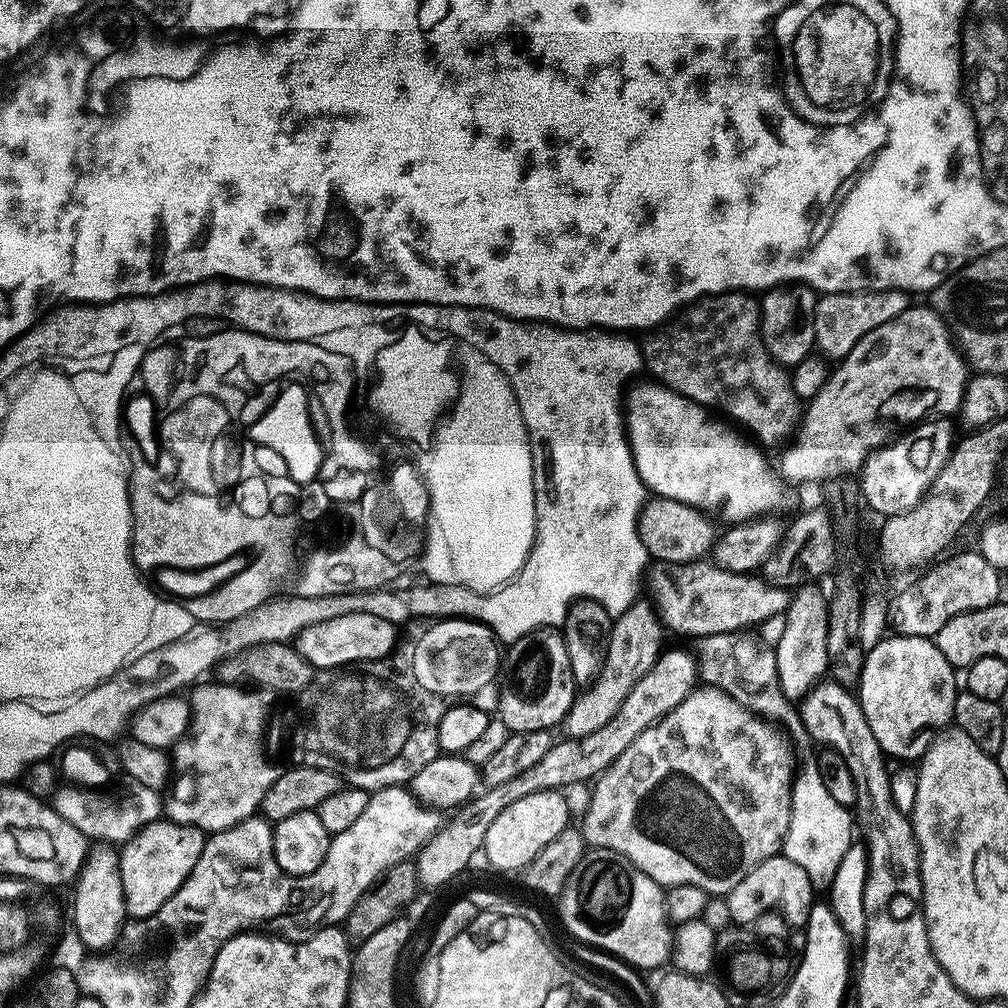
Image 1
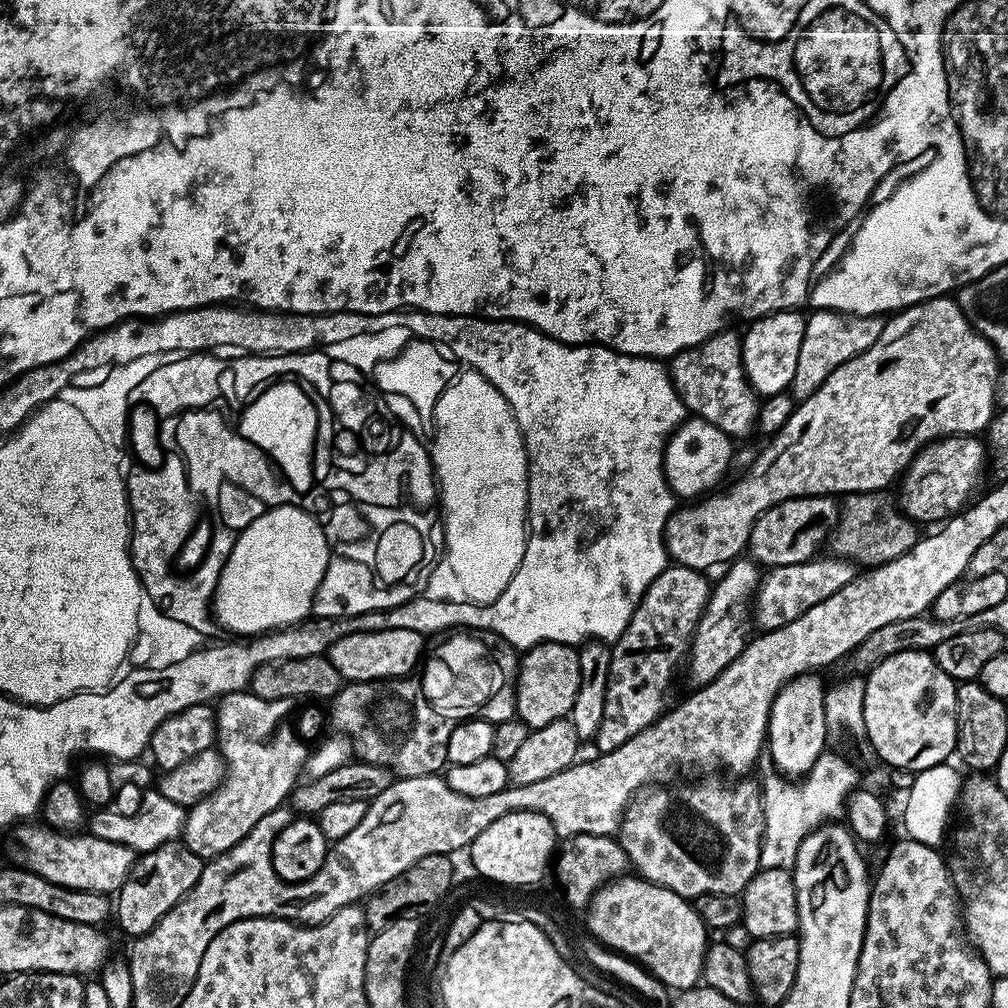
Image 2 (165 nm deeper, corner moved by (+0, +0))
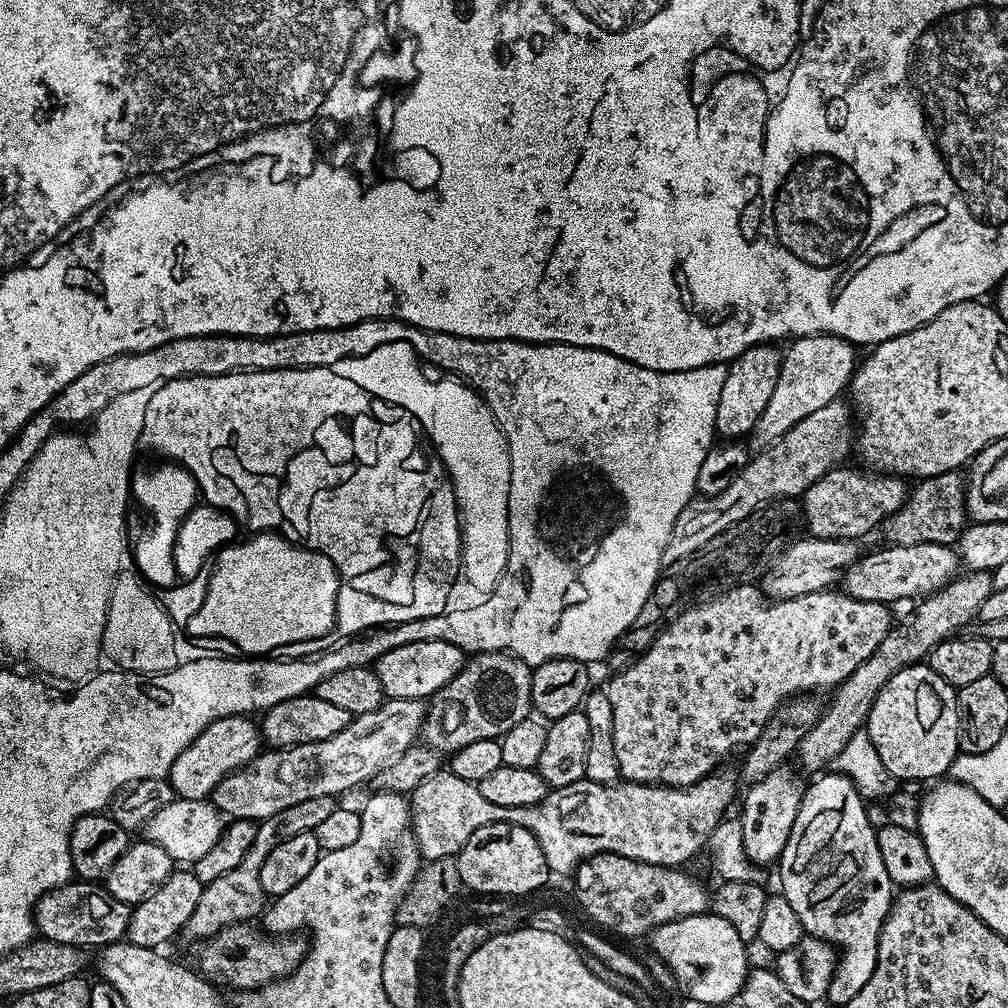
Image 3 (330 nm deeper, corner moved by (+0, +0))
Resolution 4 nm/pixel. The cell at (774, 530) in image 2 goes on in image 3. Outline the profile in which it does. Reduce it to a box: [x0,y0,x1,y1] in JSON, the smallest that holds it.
[804,468,909,540]

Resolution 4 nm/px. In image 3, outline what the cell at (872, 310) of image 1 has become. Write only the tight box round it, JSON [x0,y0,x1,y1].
[754,336,858,450]

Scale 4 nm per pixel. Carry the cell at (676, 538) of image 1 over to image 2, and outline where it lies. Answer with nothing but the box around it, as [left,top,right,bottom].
[664,295,1001,570]

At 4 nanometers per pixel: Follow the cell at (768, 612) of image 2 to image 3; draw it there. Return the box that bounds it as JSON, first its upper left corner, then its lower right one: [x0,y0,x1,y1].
[843,544,962,605]

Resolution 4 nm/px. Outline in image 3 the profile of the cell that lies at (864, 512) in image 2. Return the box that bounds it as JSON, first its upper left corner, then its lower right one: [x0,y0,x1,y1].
[882,471,969,546]

